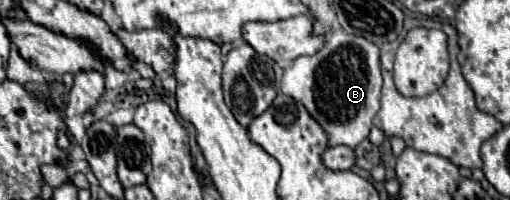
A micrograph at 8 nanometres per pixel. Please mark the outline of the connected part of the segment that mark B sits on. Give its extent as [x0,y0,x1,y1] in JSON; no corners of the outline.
[281,27,381,149]

